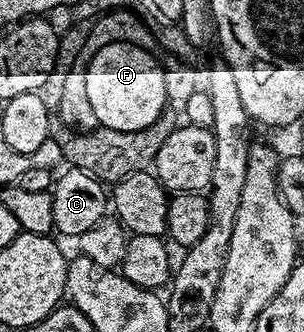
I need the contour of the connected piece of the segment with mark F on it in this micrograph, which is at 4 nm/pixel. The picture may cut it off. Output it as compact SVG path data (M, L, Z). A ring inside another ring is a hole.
M110 45L102 47L93 57L86 71L87 96L99 124L118 132L138 132L159 119L165 105L169 104L168 81L151 52L134 45Z

